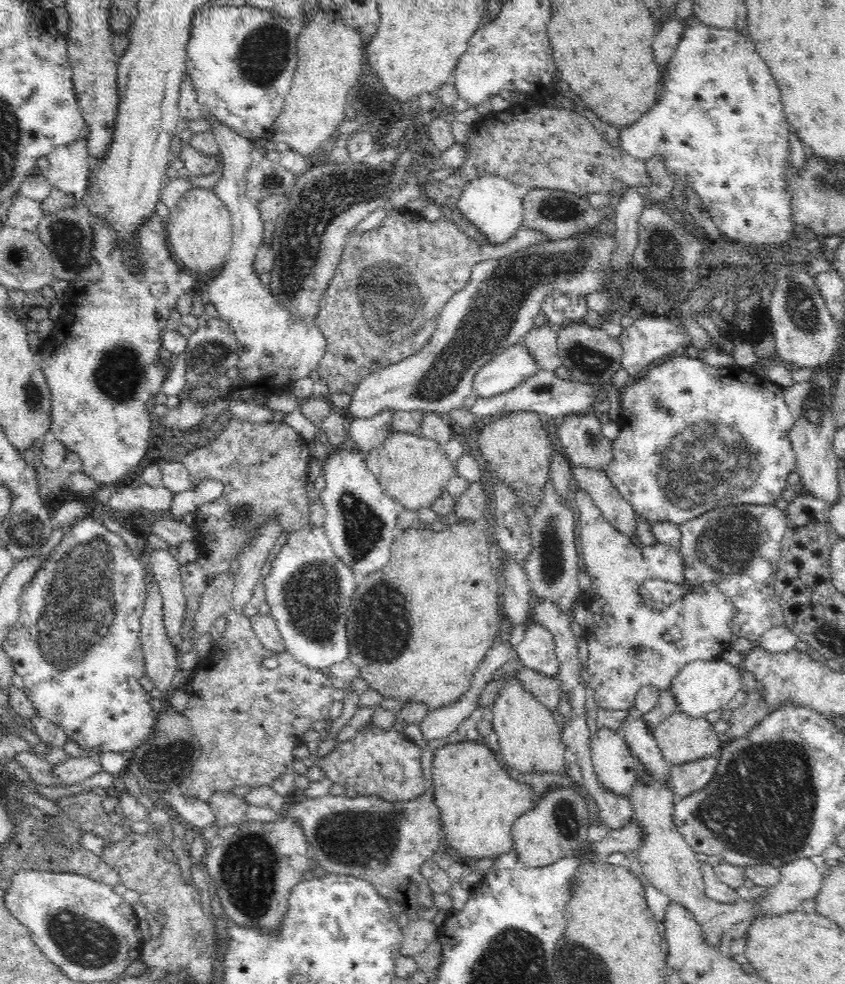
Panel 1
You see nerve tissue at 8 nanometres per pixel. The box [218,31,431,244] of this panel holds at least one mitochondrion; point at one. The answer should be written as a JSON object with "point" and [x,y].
{"point":[270,180]}

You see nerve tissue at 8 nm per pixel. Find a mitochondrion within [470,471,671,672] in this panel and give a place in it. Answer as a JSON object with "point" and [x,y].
{"point":[552,567]}

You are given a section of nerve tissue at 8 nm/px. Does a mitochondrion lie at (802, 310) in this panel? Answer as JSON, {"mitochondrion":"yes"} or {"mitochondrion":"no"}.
{"mitochondrion":"yes"}

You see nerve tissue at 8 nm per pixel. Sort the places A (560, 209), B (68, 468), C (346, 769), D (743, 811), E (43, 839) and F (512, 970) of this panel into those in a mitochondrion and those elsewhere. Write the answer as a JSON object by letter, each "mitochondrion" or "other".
{"A":"mitochondrion","B":"other","C":"other","D":"mitochondrion","E":"mitochondrion","F":"mitochondrion"}

